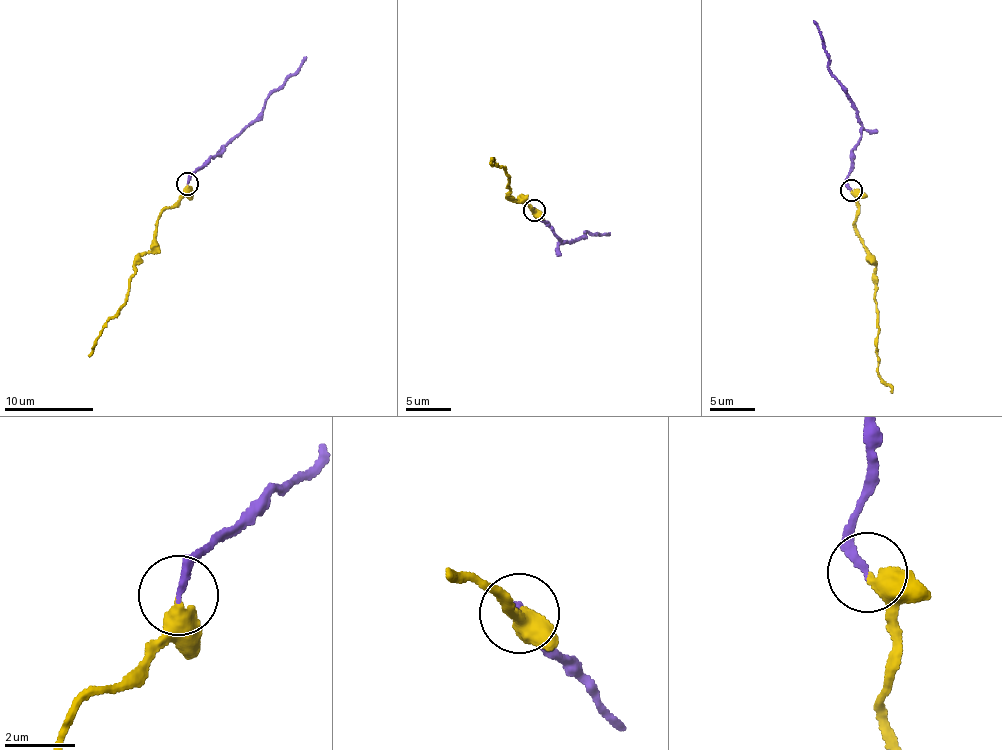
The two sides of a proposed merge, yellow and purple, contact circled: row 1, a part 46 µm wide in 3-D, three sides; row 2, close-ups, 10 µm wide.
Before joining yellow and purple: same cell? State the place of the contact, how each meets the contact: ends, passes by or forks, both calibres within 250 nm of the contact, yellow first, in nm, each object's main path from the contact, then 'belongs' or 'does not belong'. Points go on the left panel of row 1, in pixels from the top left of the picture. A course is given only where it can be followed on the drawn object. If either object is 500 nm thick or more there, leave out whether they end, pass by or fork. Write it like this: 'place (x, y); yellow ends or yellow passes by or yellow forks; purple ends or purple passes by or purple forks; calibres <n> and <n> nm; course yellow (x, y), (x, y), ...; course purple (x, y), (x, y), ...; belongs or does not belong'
place (187, 184); yellow ends; purple ends; calibres 440 and 220 nm; course yellow (186, 184), (178, 201), (159, 215), (154, 244), (135, 266), (127, 301), (107, 322), (87, 356); course purple (186, 184), (190, 175), (257, 116), (305, 56); belongs

